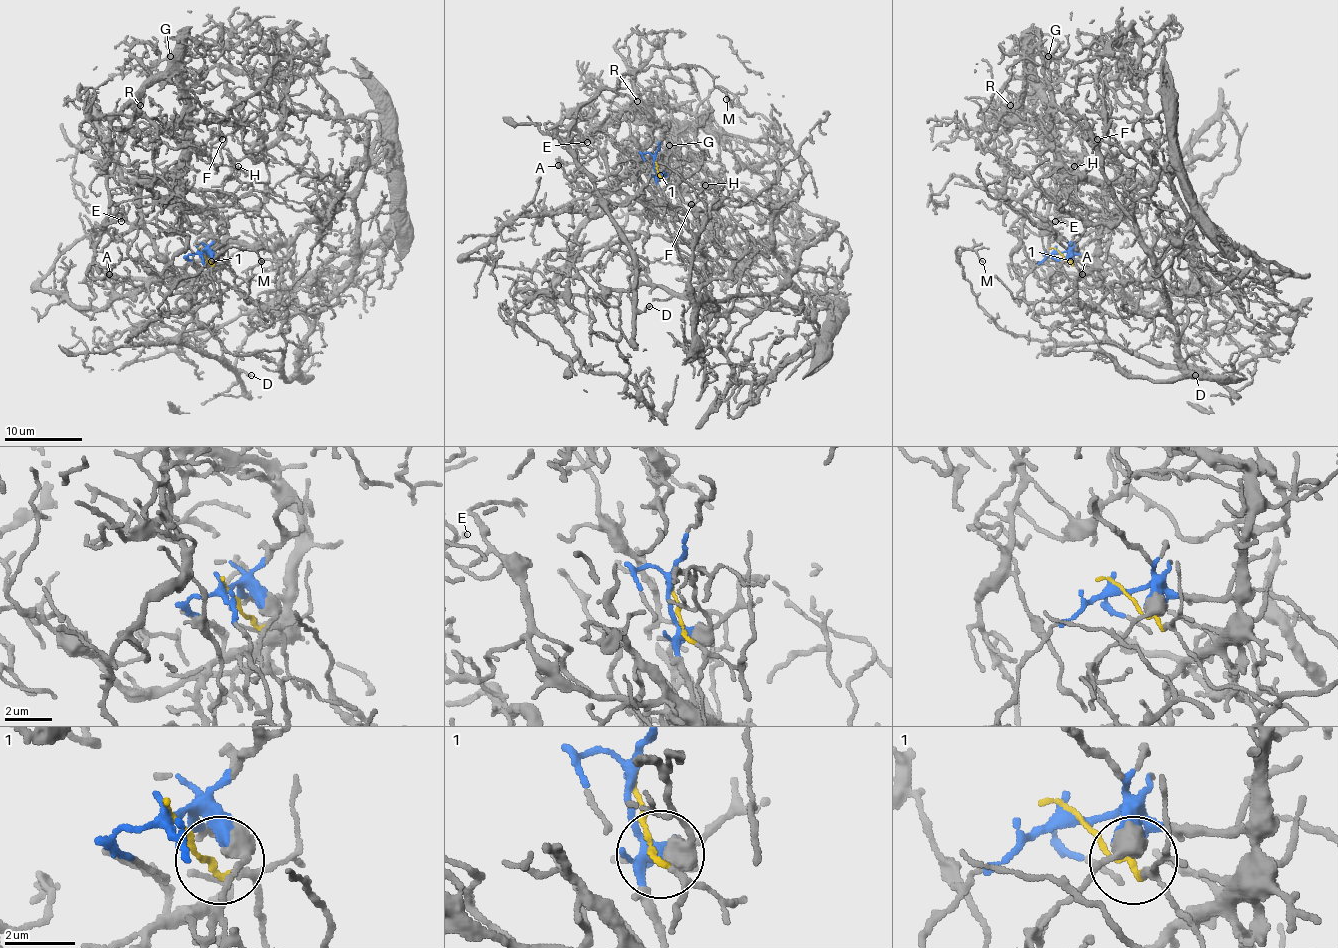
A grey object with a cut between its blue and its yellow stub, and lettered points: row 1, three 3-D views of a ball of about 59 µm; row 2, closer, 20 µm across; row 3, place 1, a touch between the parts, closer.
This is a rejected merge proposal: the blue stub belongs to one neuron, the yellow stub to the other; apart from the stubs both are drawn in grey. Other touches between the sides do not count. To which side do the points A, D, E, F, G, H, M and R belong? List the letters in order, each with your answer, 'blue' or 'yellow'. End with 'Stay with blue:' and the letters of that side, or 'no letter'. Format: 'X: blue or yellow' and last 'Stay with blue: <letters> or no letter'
A: blue
D: yellow
E: blue
F: blue
G: blue
H: blue
M: yellow
R: blue
Stay with blue: A, E, F, G, H, R

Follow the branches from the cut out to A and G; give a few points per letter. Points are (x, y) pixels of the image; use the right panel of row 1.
A: (1057, 251), (1096, 251), (1100, 216), (1064, 179), (1085, 177), (1103, 193), (1104, 222), (1081, 247), (1082, 275)
G: (1057, 251), (1093, 255), (1100, 216), (1066, 193), (1052, 104), (1045, 96), (1058, 73), (1047, 55)

